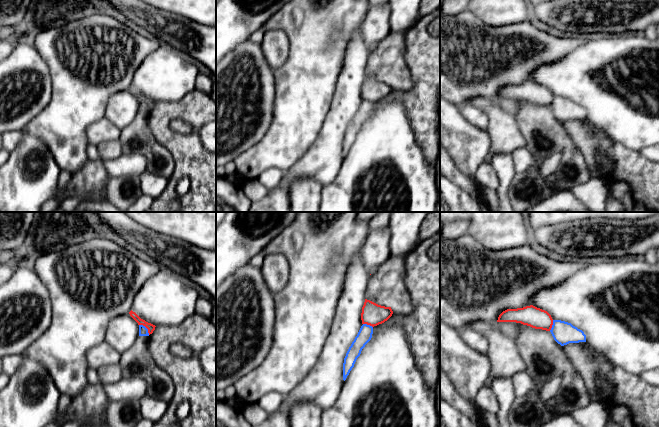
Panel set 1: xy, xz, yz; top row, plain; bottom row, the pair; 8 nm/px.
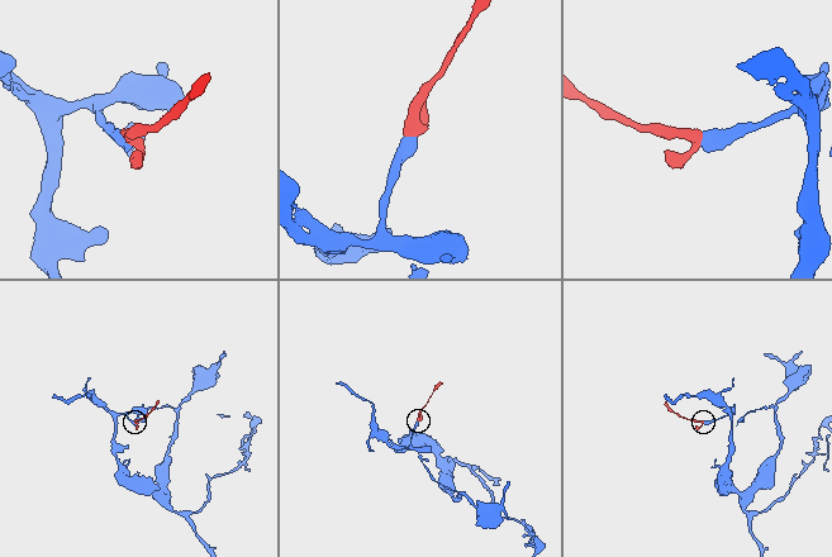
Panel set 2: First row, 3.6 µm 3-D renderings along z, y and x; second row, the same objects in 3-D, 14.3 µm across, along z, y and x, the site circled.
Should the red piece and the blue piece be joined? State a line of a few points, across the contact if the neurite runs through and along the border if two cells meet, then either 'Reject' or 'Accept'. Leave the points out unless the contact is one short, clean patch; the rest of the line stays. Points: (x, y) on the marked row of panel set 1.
Line: xy (149, 326), (146, 327), (143, 331). Accept

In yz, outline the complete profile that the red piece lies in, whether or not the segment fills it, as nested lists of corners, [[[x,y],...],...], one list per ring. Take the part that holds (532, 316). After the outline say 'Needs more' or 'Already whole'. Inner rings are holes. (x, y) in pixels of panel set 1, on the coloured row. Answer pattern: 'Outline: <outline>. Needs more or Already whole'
Outline: [[[533,305],[503,311],[497,322],[516,322],[535,329],[550,331],[554,340],[561,346],[569,343],[586,342],[584,332],[571,323],[553,320],[551,315]]]. Needs more

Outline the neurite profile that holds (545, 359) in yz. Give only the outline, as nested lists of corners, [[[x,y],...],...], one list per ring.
[[[521,324],[520,333],[514,342],[526,363],[527,373],[536,382],[545,383],[556,376],[561,377],[554,398],[560,415],[567,415],[591,403],[583,377],[550,331]]]

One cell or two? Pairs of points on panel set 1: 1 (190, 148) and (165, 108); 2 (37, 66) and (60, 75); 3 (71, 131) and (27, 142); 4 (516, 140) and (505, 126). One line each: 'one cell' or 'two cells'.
1: one cell
2: two cells
3: two cells
4: one cell

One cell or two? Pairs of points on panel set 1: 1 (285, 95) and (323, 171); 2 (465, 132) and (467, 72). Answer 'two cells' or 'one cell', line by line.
1: two cells
2: two cells

